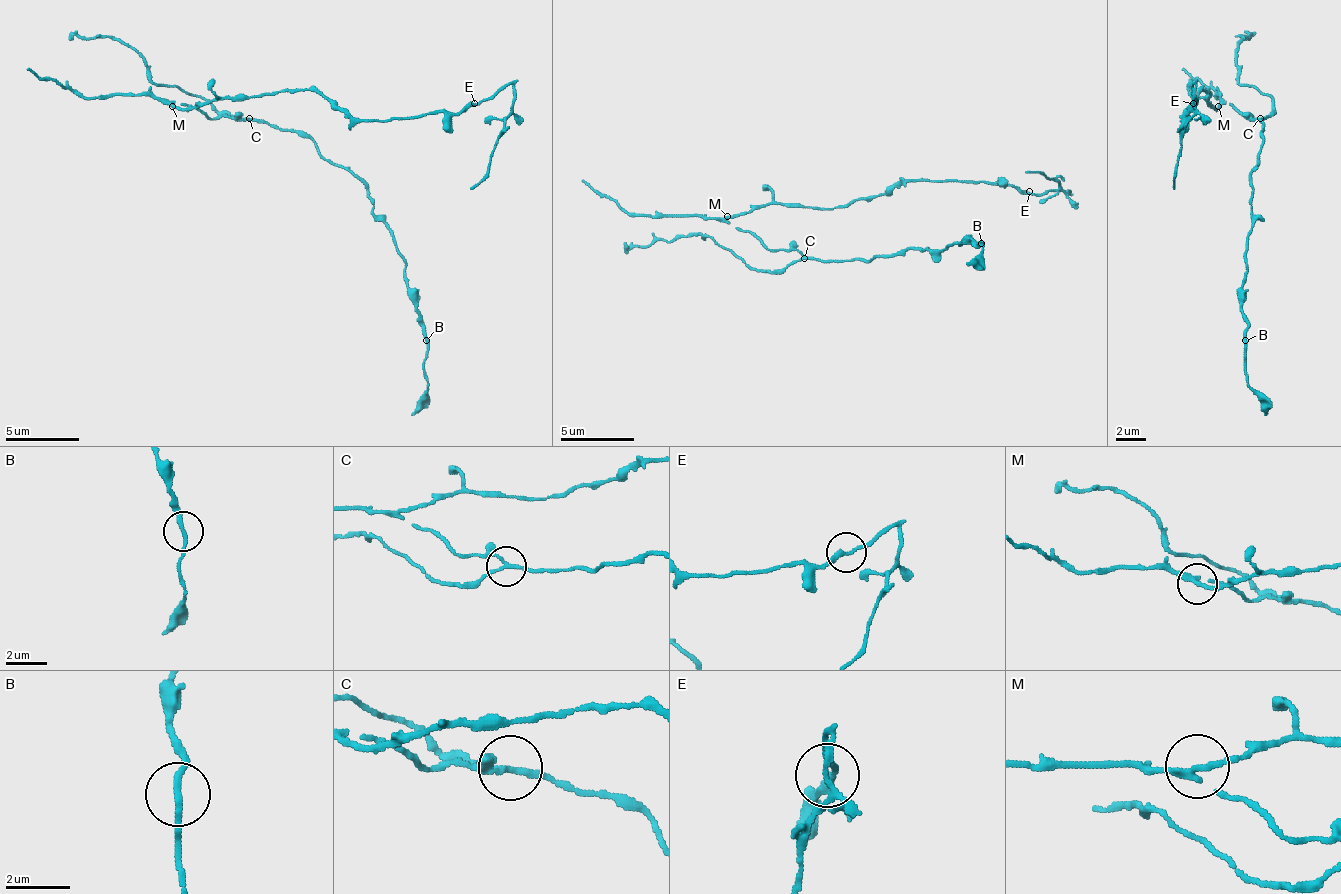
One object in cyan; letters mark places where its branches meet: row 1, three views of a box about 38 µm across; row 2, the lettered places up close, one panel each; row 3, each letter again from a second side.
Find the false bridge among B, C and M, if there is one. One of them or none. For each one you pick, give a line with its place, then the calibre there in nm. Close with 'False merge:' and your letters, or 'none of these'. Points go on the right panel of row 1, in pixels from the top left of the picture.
M: at (1218, 106); 180 nm thick
False merge: M

